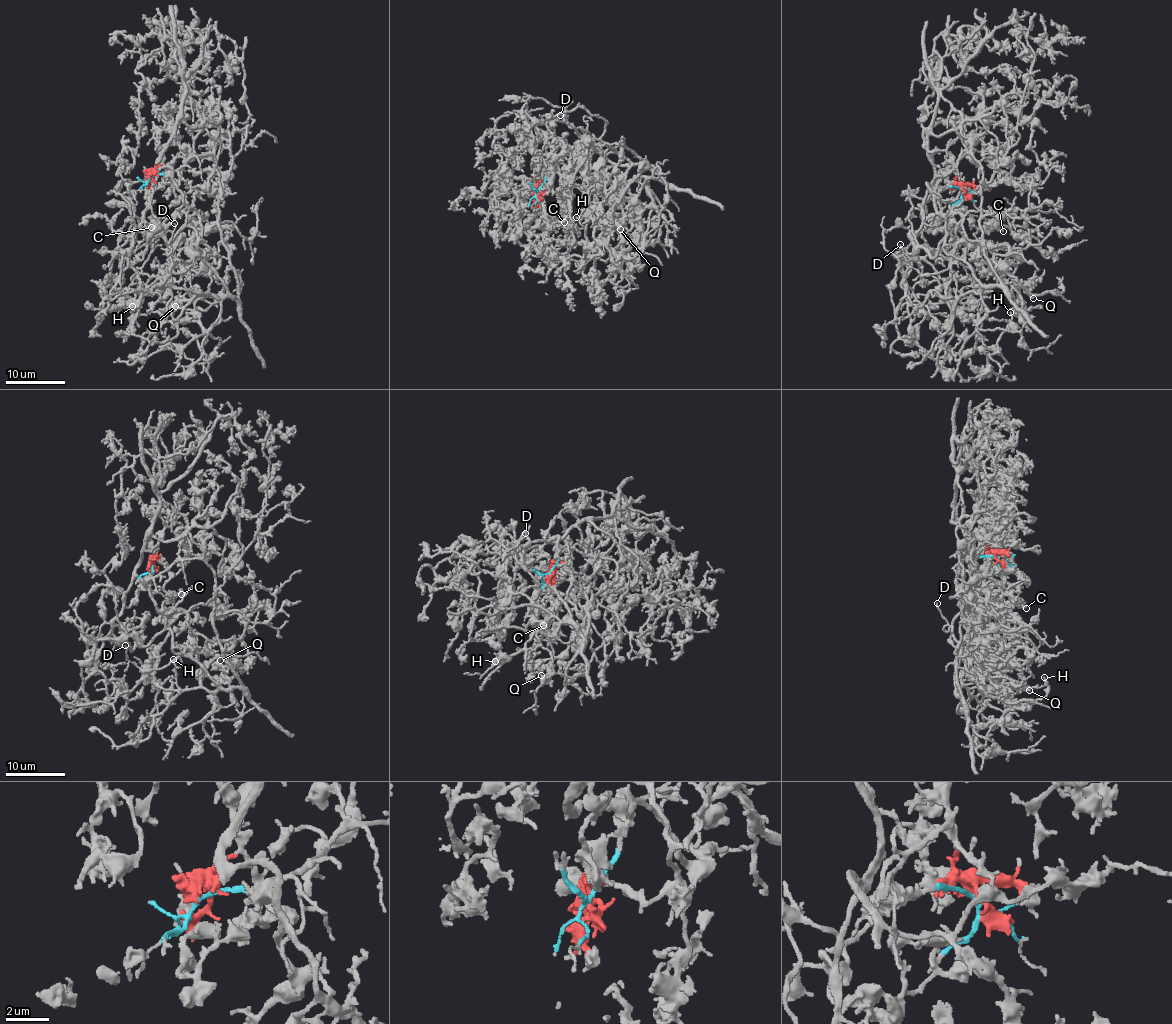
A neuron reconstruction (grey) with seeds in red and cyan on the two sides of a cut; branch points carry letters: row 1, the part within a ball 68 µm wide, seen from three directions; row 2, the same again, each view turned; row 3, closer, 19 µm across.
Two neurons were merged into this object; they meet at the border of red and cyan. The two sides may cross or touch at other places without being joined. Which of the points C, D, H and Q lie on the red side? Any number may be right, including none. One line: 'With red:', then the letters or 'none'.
With red: C

